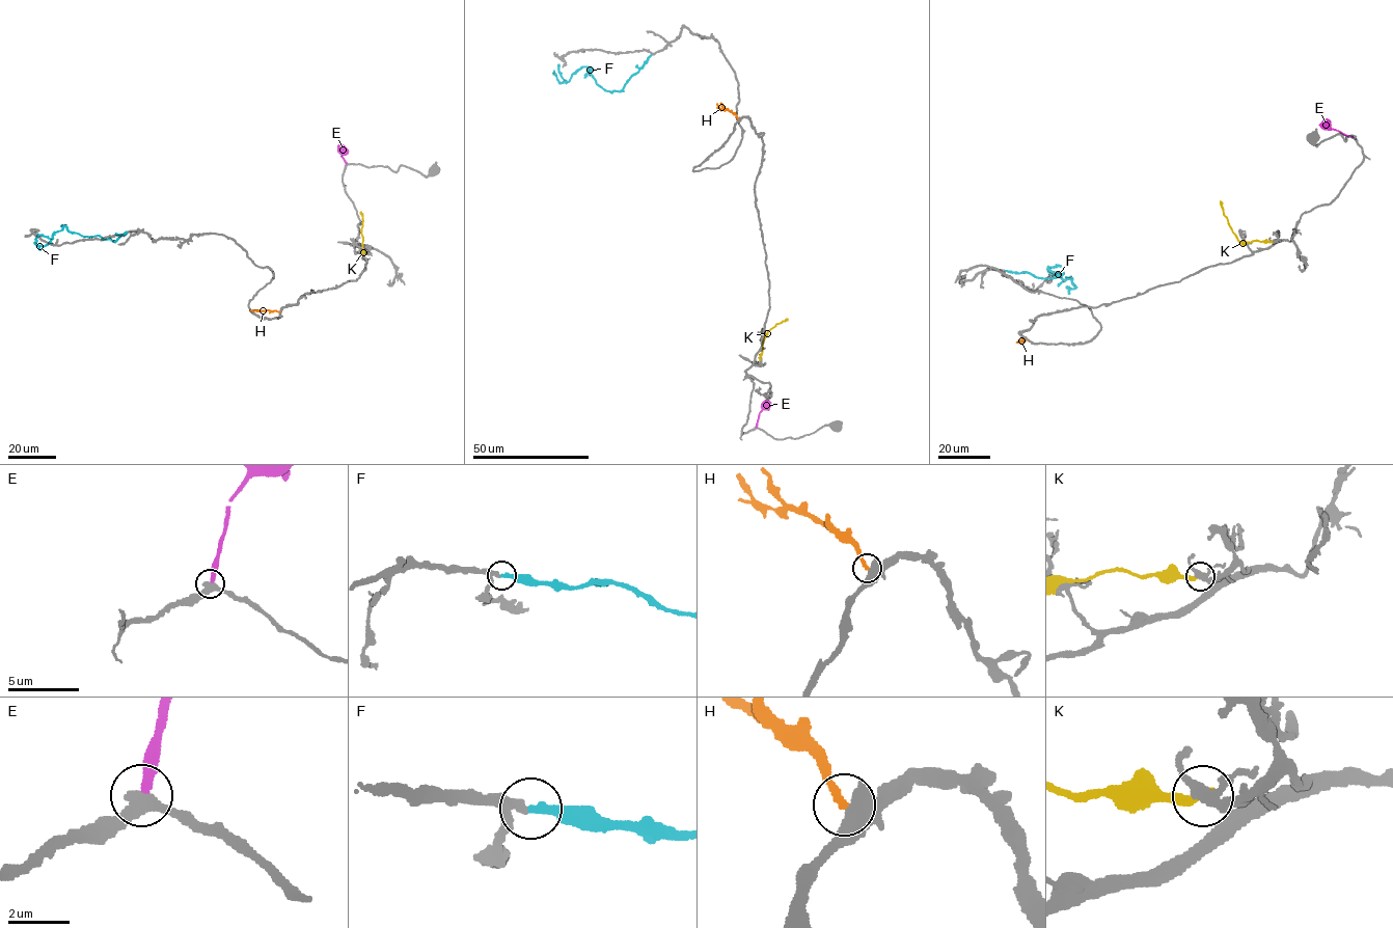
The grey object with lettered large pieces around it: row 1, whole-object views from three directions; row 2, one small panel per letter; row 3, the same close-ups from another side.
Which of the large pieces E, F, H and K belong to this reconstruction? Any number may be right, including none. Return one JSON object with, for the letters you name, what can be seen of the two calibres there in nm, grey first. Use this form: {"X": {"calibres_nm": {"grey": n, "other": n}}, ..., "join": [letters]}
{"F": {"calibres_nm": {"grey": 280, "other": 300}}, "join": ["F"]}

